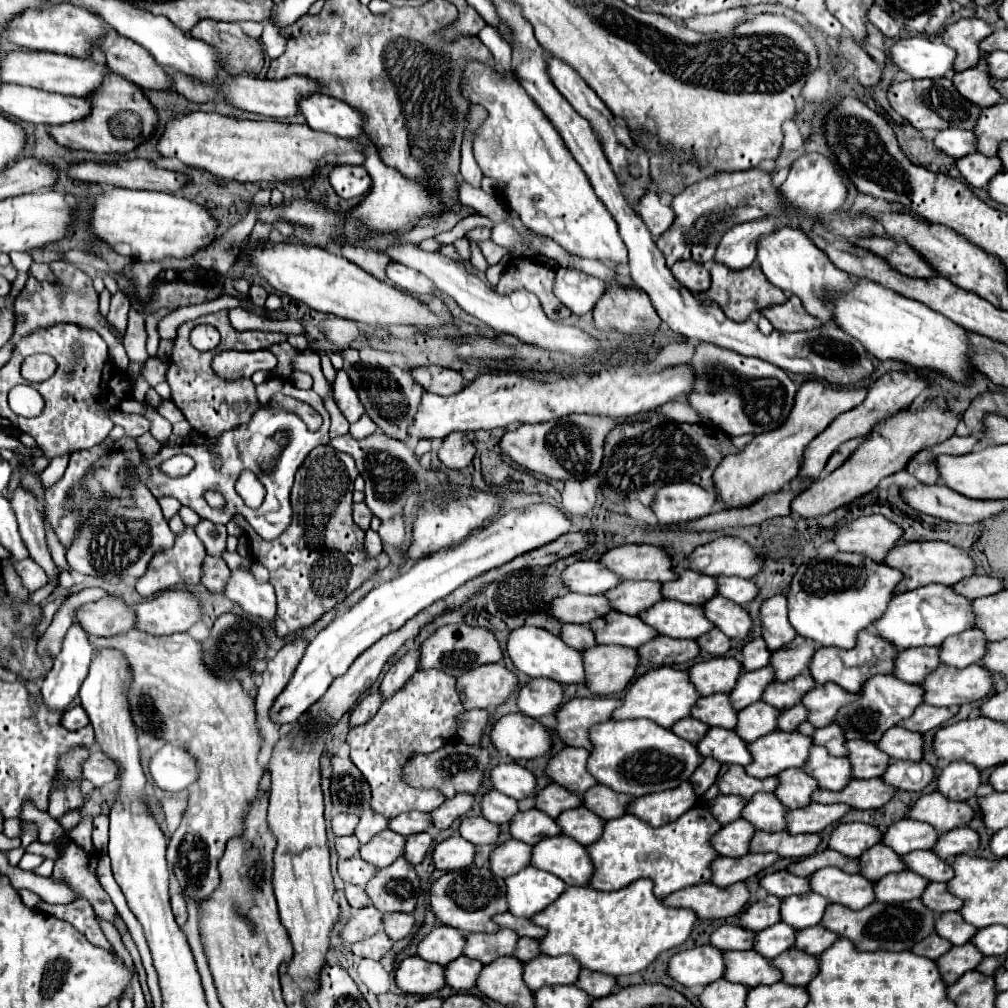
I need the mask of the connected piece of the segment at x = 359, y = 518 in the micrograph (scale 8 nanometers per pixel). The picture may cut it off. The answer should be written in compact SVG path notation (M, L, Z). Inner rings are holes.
M360 502L360 504L354 504L352 510L354 510L354 522L356 522L362 530L368 530L368 528L370 528L370 518L372 518L370 508L368 508L364 502Z

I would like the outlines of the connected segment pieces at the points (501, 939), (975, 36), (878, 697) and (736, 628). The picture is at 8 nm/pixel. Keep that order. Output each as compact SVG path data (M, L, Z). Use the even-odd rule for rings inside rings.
M502 928L494 934L468 934L462 954L482 964L490 964L500 956L512 956L516 942L518 934L508 928Z
M966 18L954 24L948 24L942 32L942 40L956 52L954 70L962 72L966 68L974 68L982 52L978 50L980 40L992 34L990 26L980 18Z
M874 676L874 678L868 678L866 686L862 686L858 700L838 710L838 718L834 722L842 726L846 740L860 738L868 742L878 742L888 728L896 726L900 720L910 718L914 708L920 704L922 704L922 686L902 682L894 676Z
M720 594L710 598L710 602L704 602L702 610L704 610L706 618L718 630L722 630L728 638L744 638L744 636L748 636L748 632L752 628L752 620L750 620L748 612L742 606L722 598Z

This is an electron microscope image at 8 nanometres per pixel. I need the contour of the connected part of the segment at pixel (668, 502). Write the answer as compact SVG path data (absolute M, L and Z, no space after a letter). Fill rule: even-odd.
M678 482L658 490L652 510L658 516L658 524L684 524L700 516L708 516L718 502L716 490L704 490L692 482Z

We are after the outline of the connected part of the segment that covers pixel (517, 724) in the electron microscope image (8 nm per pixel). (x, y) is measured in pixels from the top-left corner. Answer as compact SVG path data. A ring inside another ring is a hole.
M520 712L498 718L492 724L490 740L514 760L536 758L550 750L550 732L538 720Z

